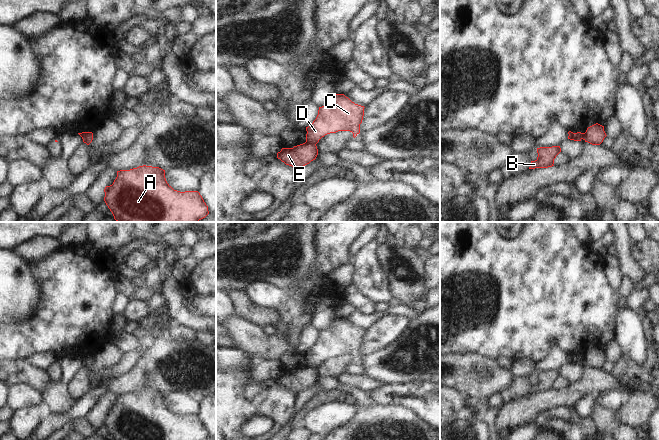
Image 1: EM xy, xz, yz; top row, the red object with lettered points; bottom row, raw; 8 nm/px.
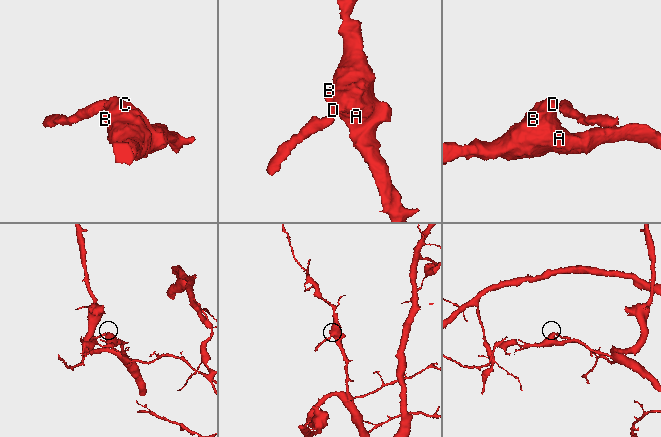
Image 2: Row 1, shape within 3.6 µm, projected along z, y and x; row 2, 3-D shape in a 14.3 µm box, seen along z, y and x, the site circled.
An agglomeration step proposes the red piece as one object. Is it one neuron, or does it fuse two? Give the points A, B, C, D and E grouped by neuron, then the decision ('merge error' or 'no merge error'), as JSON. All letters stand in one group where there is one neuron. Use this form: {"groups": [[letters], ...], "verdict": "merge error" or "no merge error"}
{"groups": [["A", "B", "C", "D"], ["E"]], "verdict": "merge error"}

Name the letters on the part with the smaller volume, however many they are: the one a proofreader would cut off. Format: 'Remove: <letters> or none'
Remove: E

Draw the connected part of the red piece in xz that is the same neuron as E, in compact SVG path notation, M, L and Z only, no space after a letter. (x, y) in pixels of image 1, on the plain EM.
M305 366L294 370L293 372L282 372L281 375L277 377L277 382L296 394L297 392L303 391L315 384L317 379L317 370Z

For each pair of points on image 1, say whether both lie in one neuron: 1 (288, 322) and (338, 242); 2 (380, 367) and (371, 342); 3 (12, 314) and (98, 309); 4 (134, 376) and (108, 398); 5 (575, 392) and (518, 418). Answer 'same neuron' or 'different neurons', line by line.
1: same neuron
2: different neurons
3: different neurons
4: different neurons
5: same neuron

